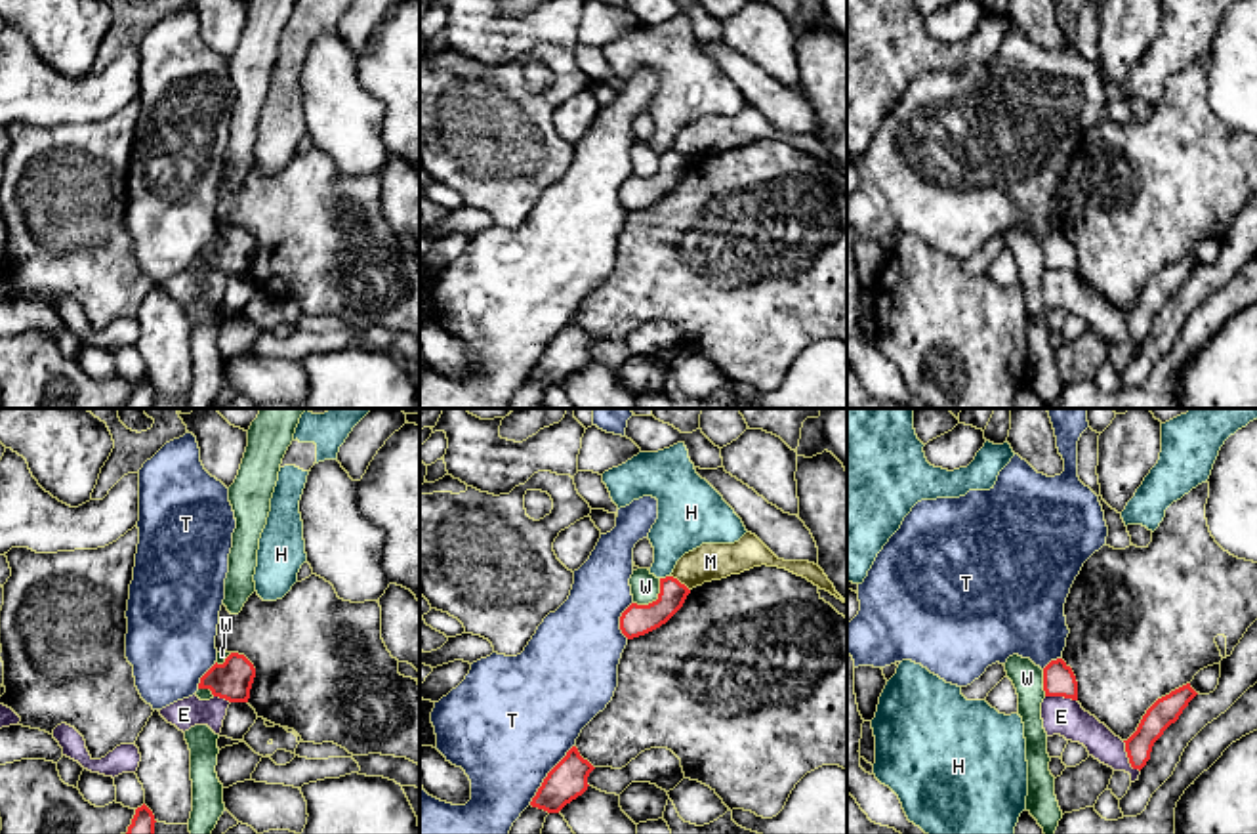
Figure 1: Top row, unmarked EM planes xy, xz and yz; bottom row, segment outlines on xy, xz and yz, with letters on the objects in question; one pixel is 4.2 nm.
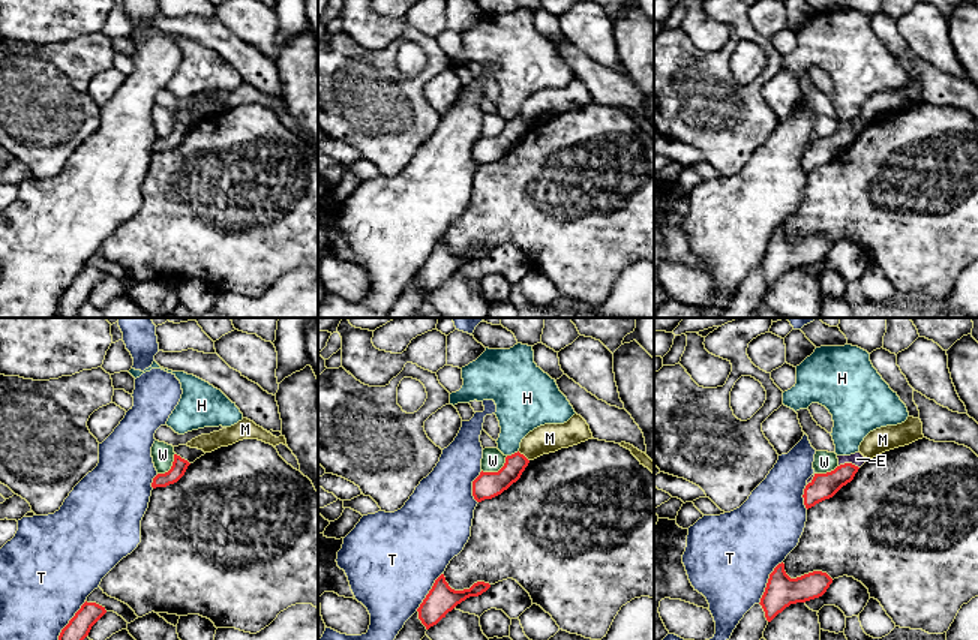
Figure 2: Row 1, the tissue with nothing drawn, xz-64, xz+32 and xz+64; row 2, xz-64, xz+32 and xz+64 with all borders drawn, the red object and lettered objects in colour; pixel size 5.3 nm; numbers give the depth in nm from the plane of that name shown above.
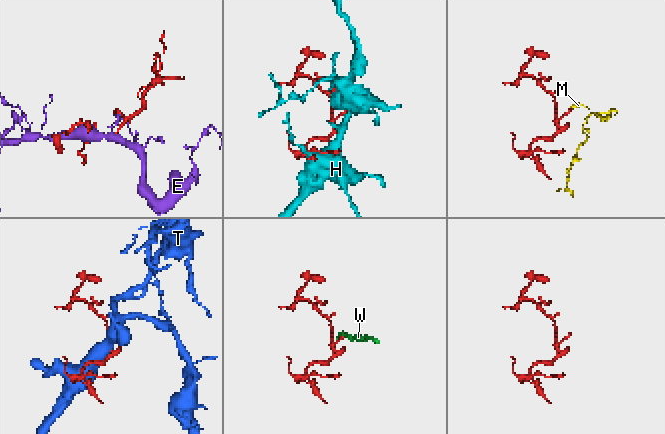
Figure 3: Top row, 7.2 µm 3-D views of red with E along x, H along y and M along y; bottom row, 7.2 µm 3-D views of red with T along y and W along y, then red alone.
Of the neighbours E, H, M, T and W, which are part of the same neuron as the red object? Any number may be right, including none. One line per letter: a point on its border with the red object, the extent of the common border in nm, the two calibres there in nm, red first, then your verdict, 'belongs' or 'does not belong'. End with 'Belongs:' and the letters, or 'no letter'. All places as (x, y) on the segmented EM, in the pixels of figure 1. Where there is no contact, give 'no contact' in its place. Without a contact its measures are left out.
E: yz (1128, 756) | 150 nm | 120/140 nm | does not belong
H: xz (666, 577) | 50 nm | 130/240 nm | does not belong
M: xz (680, 583) | 100 nm | 130/160 nm | does not belong
T: xz (548, 775) | 320 nm | 160/480 nm | does not belong
W: xz (657, 600) | 160 nm | 130/120 nm | does not belong
Belongs: no letter

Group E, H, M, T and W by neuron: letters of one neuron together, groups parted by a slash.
E / H / M / T / W

